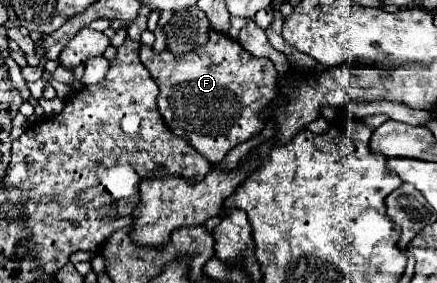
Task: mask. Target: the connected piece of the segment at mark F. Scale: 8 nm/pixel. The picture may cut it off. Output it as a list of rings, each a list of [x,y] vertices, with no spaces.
[[[219,31],[209,33],[205,45],[195,45],[183,55],[173,55],[169,49],[155,53],[153,47],[141,45],[141,63],[159,87],[157,109],[165,125],[189,141],[211,165],[221,163],[235,145],[257,137],[265,127],[267,109],[277,99],[279,73],[273,63],[253,57]]]

